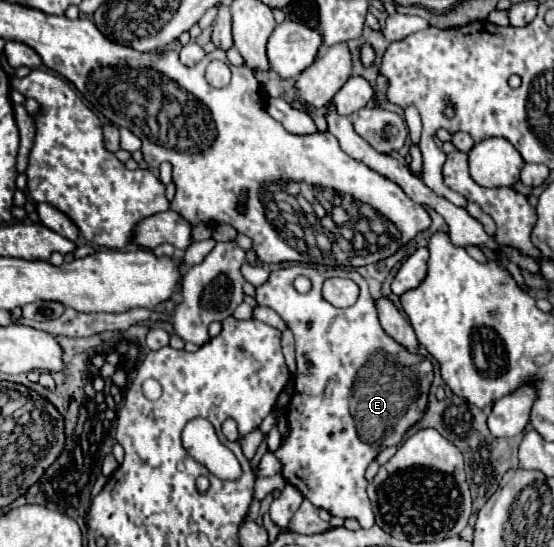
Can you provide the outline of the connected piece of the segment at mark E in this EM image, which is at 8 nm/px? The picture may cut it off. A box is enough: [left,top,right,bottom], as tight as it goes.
[255,265,433,529]

